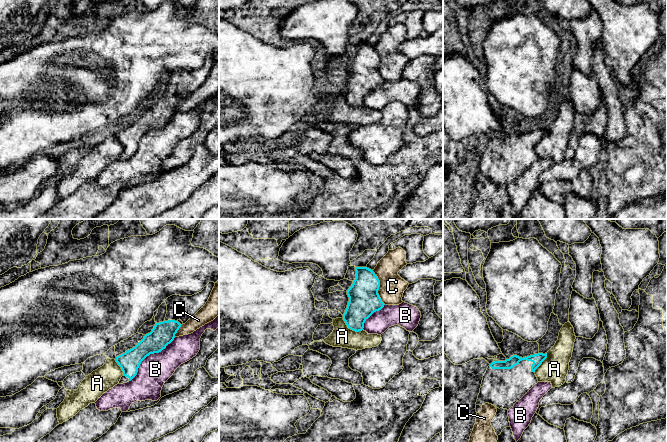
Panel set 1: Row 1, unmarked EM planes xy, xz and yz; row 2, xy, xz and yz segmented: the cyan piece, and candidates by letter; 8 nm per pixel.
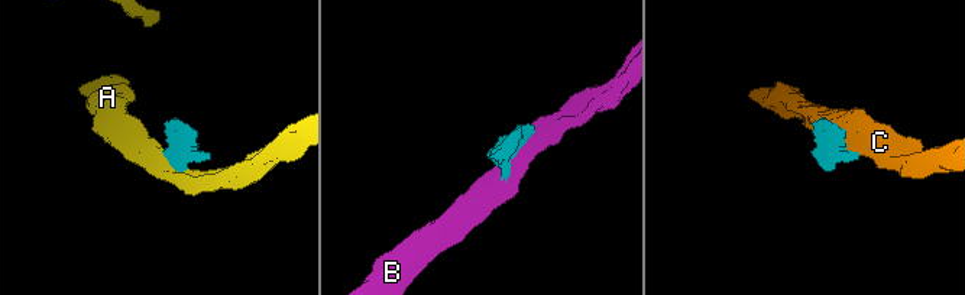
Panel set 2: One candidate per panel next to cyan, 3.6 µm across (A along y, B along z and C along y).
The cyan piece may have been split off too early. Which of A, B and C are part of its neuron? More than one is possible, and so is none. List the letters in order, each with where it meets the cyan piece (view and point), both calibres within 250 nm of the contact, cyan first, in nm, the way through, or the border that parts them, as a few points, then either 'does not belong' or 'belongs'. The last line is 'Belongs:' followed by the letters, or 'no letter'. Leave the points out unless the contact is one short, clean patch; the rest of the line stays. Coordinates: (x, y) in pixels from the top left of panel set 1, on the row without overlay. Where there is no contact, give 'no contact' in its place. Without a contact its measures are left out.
A: contact xz (351, 105); calibres 240 and 170 nm; border xz (342, 94), (349, 104), (356, 107), (362, 106); does not belong
B: contact xy (148, 131); calibres 190 and 240 nm; does not belong
C: contact xz (379, 62); calibres 240 and 200 nm; does not belong
Belongs: no letter

